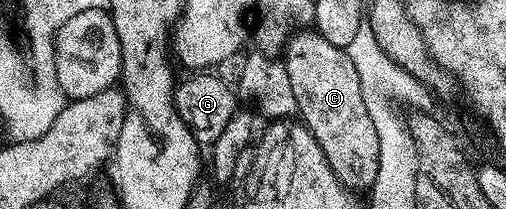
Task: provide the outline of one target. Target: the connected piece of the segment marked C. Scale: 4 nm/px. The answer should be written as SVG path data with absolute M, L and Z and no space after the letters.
M303 31L290 38L284 50L284 64L292 83L300 120L314 134L316 143L320 143L334 174L349 190L369 190L378 179L380 135L376 133L376 123L372 123L372 115L368 115L368 107L364 107L364 95L360 87L360 75L356 75L356 63L352 63L345 49L333 46L319 32Z

